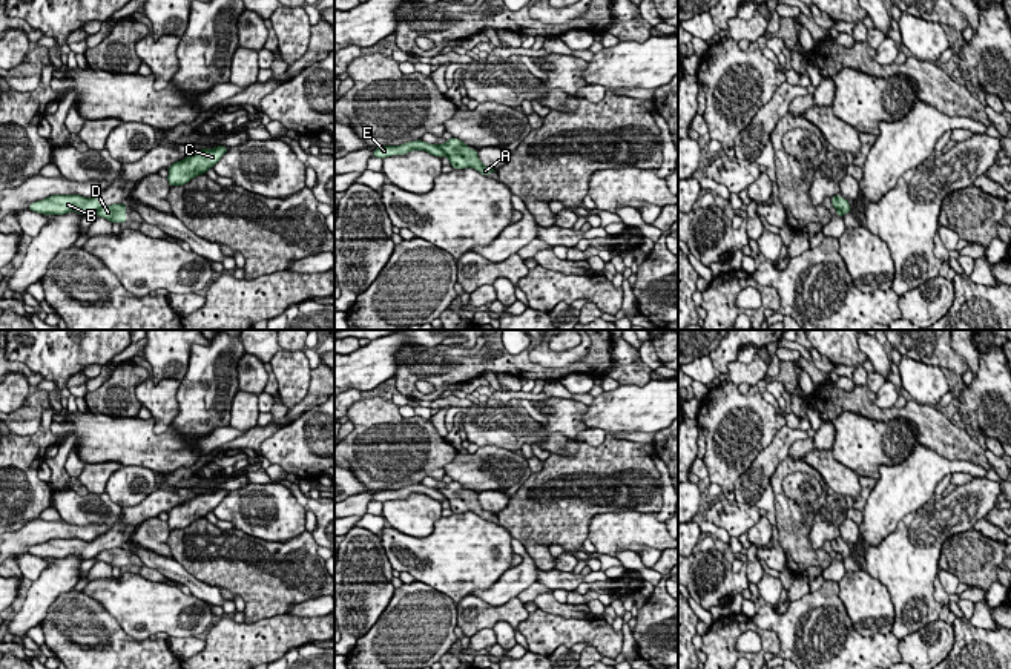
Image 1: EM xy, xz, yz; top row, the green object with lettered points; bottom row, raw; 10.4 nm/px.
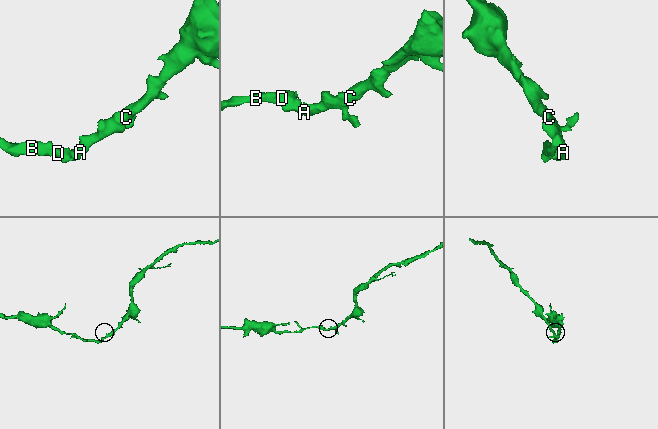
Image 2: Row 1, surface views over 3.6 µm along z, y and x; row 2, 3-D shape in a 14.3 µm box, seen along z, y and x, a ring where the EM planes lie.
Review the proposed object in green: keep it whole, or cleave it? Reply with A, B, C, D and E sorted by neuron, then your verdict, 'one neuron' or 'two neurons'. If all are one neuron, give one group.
groups A C D / B E; two neurons

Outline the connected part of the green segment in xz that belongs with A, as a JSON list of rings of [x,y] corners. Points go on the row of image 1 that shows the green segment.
[[[450,138],[450,140],[446,140],[445,144],[437,144],[437,146],[450,158],[453,169],[473,167],[485,176],[496,172],[494,169],[486,167],[480,163],[480,160],[477,157],[477,150],[471,150],[468,144],[465,144],[463,141],[460,141],[457,138]]]

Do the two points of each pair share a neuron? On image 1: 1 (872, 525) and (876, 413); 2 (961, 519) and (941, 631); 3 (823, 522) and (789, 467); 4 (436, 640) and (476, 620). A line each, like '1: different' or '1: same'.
1: different
2: different
3: different
4: different

